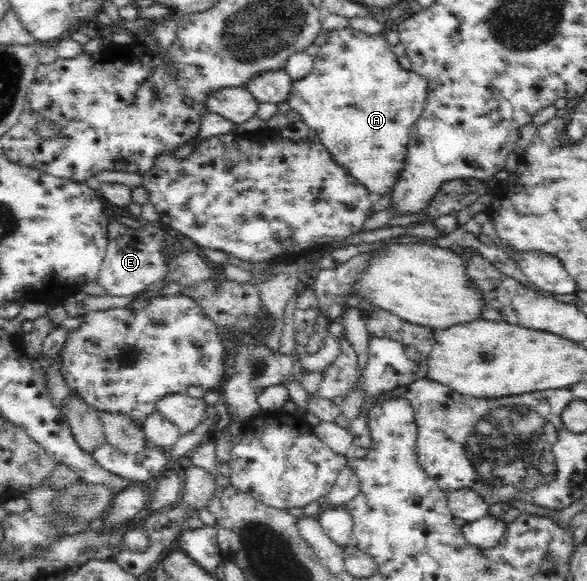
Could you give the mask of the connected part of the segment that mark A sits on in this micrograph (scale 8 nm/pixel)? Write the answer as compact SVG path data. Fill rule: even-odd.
M349 29L333 30L329 36L327 42L320 47L319 52L314 57L314 66L309 75L306 75L301 81L293 82L293 87L289 95L288 104L295 113L299 113L301 121L305 122L305 126L309 130L315 131L318 140L321 145L329 152L331 159L348 173L349 177L357 180L371 195L372 198L378 199L383 195L389 195L397 181L401 179L401 173L405 169L405 157L407 155L407 145L409 145L409 137L414 129L415 122L423 111L425 111L425 105L427 105L428 85L427 80L415 72L415 70L407 70L403 68L397 61L397 56L391 52L391 44L387 42L385 36L382 33L375 35L368 35L363 32Z

